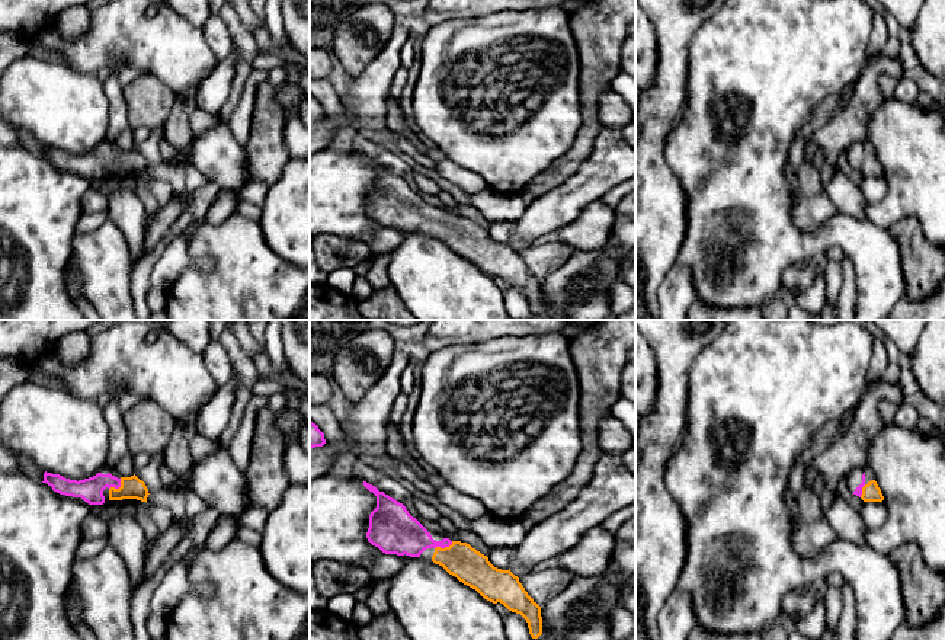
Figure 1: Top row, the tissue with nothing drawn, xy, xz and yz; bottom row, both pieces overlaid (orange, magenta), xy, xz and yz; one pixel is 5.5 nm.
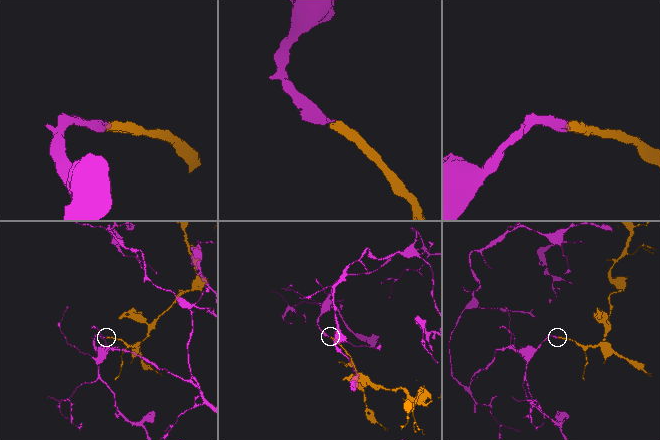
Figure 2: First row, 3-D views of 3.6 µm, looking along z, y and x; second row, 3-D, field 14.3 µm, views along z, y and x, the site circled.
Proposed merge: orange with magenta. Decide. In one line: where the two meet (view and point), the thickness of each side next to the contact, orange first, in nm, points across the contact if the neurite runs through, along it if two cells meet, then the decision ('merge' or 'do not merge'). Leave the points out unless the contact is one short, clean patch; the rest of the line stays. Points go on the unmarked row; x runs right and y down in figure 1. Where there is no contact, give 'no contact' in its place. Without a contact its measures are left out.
xy (119, 162) | 130/140 nm | across xy (131, 162), (119, 162), (98, 157), (90, 165) | merge

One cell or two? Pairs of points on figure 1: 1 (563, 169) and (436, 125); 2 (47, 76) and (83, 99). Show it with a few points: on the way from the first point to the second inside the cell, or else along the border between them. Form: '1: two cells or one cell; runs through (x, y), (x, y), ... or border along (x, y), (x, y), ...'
1: two cells; border along (574, 141), (524, 186)
2: one cell; runs through (55, 85), (70, 99), (74, 99)

